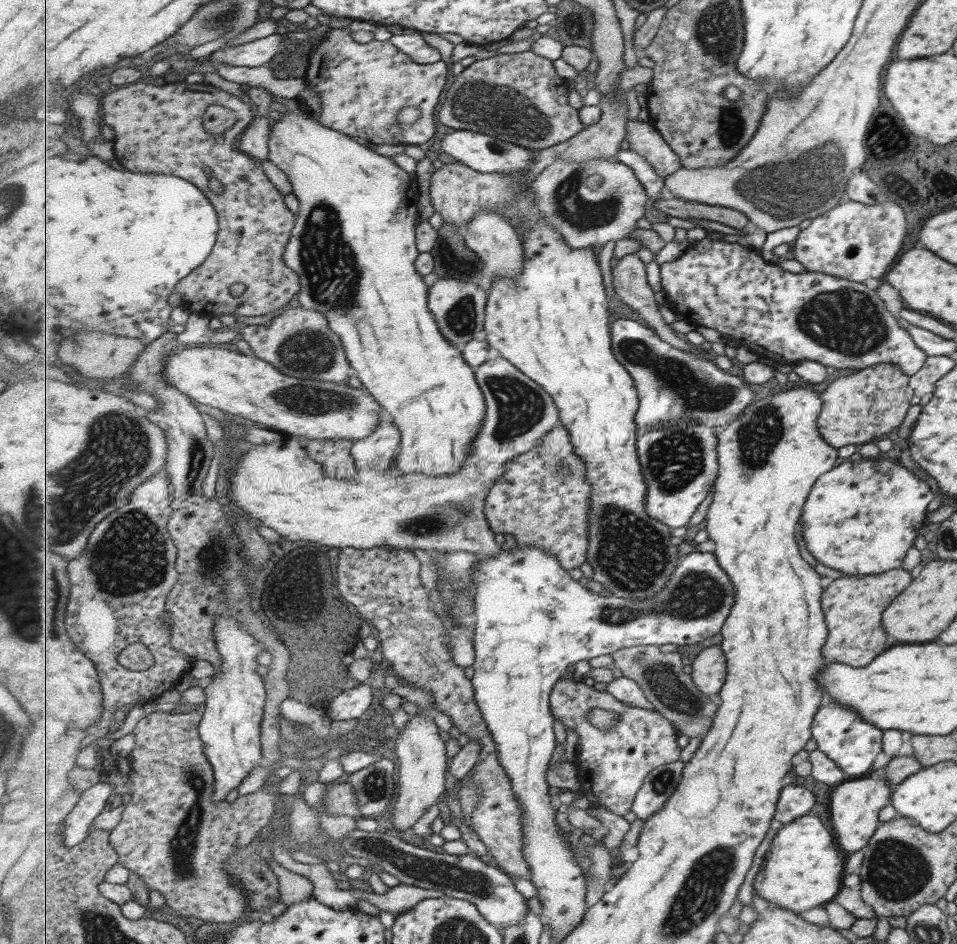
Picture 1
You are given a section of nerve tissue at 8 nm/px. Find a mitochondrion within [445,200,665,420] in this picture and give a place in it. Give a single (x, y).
(470, 275)

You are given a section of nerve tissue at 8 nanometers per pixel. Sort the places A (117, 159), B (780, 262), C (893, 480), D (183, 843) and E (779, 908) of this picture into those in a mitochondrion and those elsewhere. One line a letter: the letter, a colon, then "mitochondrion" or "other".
A: other
B: other
C: other
D: mitochondrion
E: other

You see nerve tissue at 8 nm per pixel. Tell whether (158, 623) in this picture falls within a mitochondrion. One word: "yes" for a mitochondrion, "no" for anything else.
no

